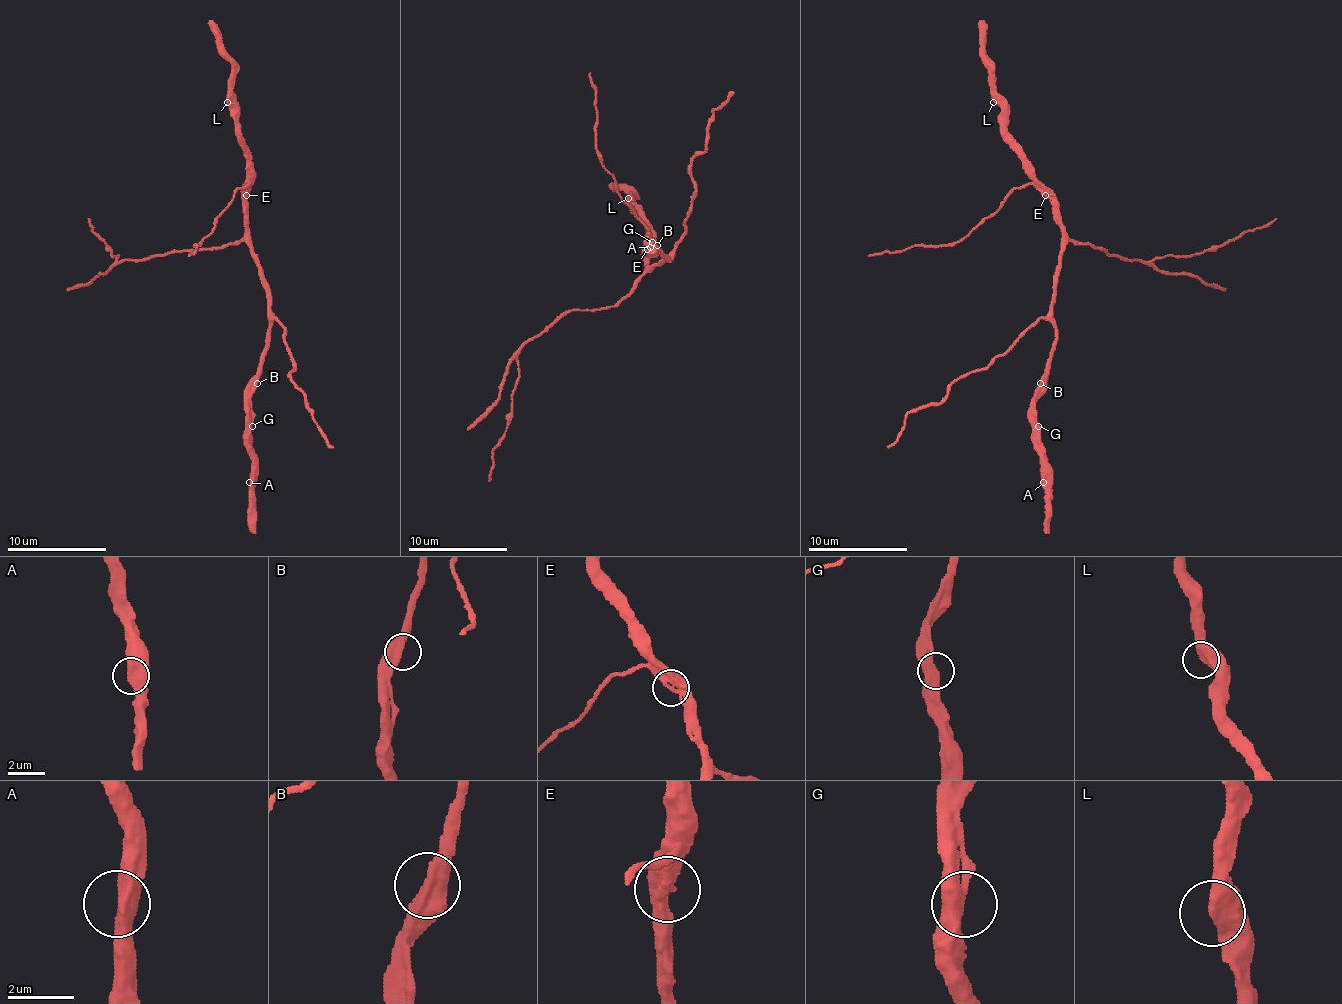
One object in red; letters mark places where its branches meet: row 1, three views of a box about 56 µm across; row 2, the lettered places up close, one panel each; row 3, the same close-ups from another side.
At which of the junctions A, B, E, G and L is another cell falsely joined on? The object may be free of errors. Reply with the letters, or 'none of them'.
none of them

